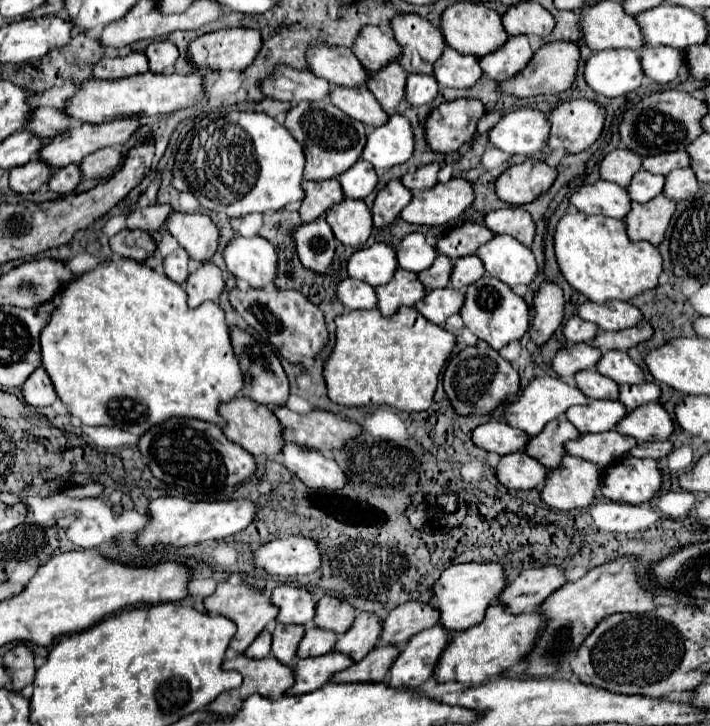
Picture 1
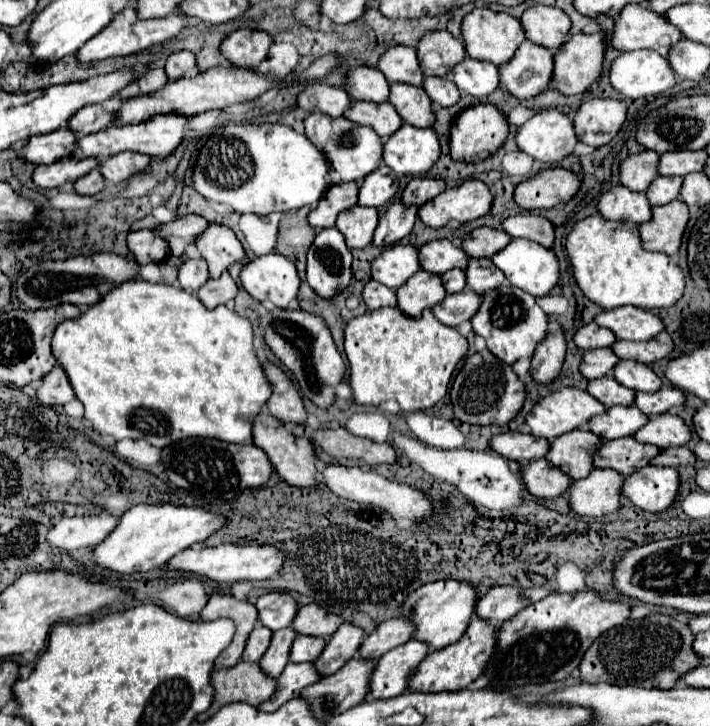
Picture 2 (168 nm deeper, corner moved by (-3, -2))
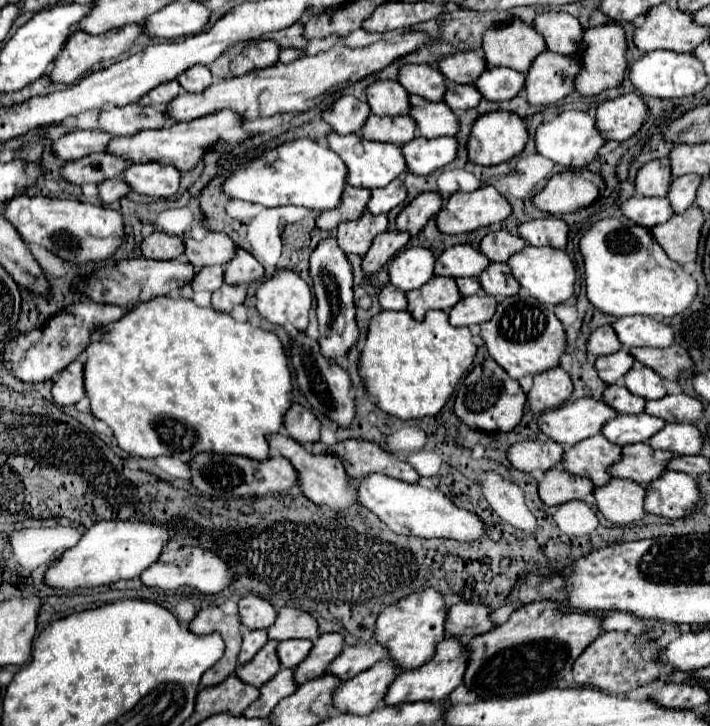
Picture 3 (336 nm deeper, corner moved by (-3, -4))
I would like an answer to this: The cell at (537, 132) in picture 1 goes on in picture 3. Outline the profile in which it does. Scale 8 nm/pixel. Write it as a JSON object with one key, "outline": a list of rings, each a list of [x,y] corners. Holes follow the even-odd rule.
{"outline":[[[564,111],[556,119],[546,121],[536,131],[536,149],[540,155],[552,159],[558,165],[568,169],[580,169],[592,163],[598,157],[598,149],[606,143],[602,133],[596,127],[596,119],[586,111]]]}

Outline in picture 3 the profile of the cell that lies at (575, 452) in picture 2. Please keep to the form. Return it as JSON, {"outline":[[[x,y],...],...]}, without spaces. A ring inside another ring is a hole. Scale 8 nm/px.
{"outline":[[[598,433],[570,447],[564,453],[562,467],[572,475],[582,475],[592,479],[596,487],[602,487],[612,479],[608,467],[612,467],[612,463],[618,463],[620,457],[622,457],[622,447],[610,443],[602,433]]]}

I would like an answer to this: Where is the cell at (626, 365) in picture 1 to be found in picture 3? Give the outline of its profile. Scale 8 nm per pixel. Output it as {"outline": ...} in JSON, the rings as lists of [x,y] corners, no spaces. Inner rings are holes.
{"outline":[[[636,363],[628,371],[628,375],[624,377],[624,383],[634,395],[640,395],[646,401],[660,399],[666,395],[662,377],[656,375],[652,369],[646,369],[646,365],[642,365],[642,363]]]}

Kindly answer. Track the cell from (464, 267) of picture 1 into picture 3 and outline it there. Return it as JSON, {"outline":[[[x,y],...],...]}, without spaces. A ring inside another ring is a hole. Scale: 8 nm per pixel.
{"outline":[[[490,263],[488,269],[480,275],[480,283],[488,295],[498,297],[500,301],[520,291],[520,285],[510,275],[510,267],[506,263]]]}

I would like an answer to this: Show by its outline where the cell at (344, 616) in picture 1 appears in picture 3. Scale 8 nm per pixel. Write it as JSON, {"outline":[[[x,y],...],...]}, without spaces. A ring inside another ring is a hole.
{"outline":[[[282,607],[278,609],[276,621],[268,627],[268,635],[274,641],[286,641],[286,639],[316,639],[320,635],[318,623],[312,615],[306,611],[294,609],[294,607]]]}

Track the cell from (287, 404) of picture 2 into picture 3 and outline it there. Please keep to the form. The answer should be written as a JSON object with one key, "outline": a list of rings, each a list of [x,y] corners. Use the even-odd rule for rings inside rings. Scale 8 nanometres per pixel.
{"outline":[[[294,403],[284,419],[284,435],[302,445],[312,445],[320,441],[320,421],[310,409]]]}

